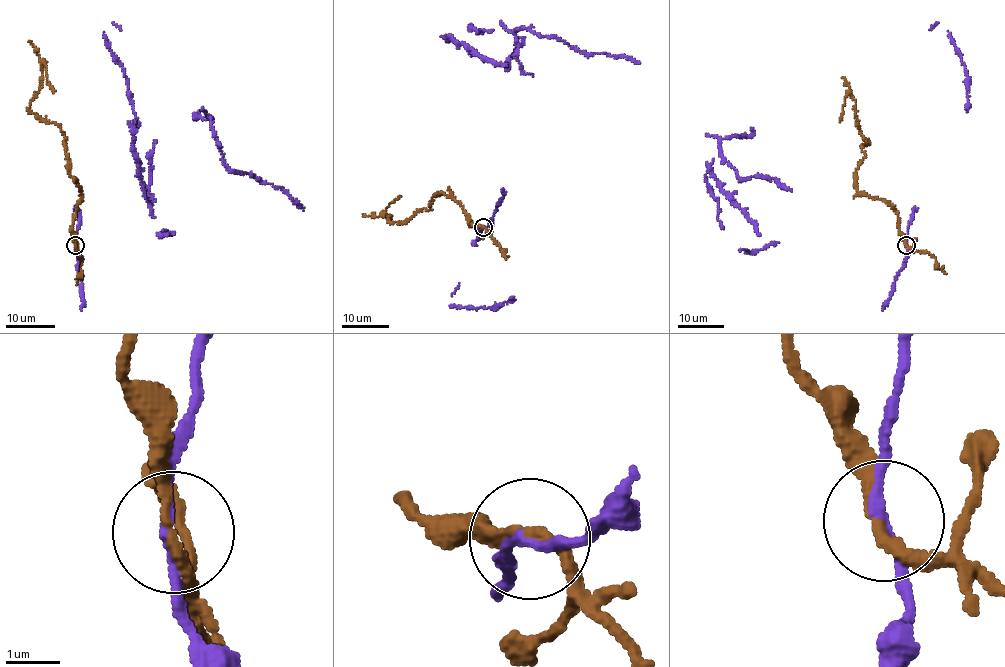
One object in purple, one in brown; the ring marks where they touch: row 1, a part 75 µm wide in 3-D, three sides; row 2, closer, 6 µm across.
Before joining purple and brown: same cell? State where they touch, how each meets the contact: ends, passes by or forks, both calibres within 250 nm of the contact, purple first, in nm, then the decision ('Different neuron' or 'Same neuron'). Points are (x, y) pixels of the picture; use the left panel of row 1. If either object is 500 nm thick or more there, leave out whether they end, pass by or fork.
Place: (75, 245). At the ring purple passes by. At the ring brown passes by. Thickness 180 nm (purple) against 180 nm. Different neuron

